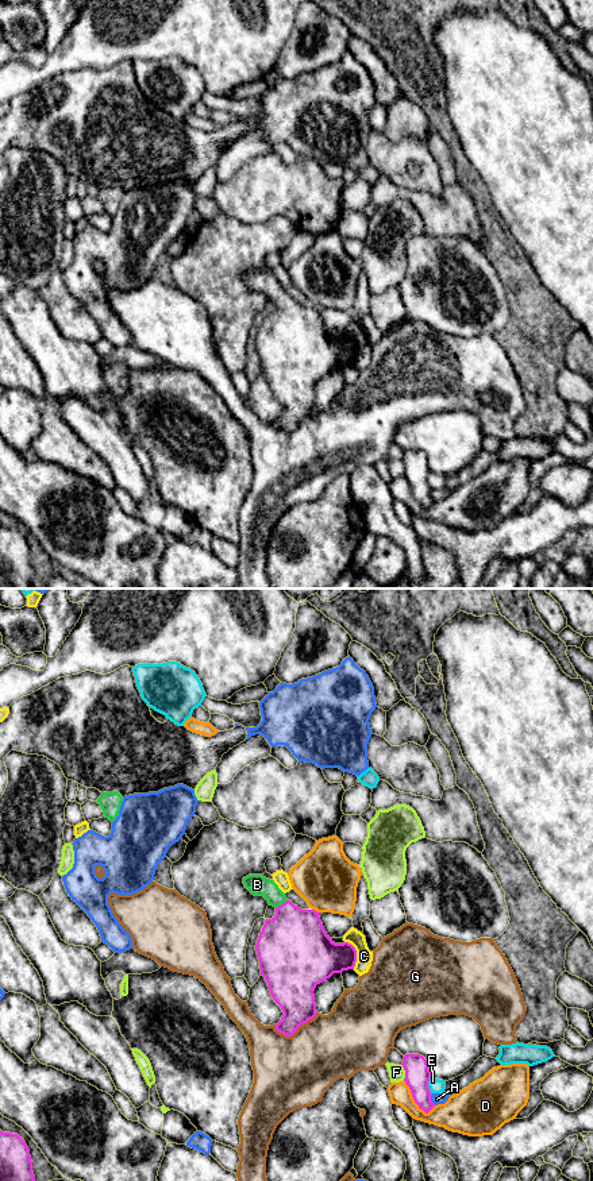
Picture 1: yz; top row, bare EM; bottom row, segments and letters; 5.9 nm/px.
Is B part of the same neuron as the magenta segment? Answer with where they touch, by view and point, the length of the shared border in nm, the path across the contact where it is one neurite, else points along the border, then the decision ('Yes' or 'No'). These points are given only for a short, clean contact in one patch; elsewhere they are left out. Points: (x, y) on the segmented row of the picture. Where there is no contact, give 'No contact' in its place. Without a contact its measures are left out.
Touches magenta at yz (282, 903). Shared border 90 nm. Path across: yz (293, 944), (292, 927), (282, 903), (266, 887), (257, 884). Yes

